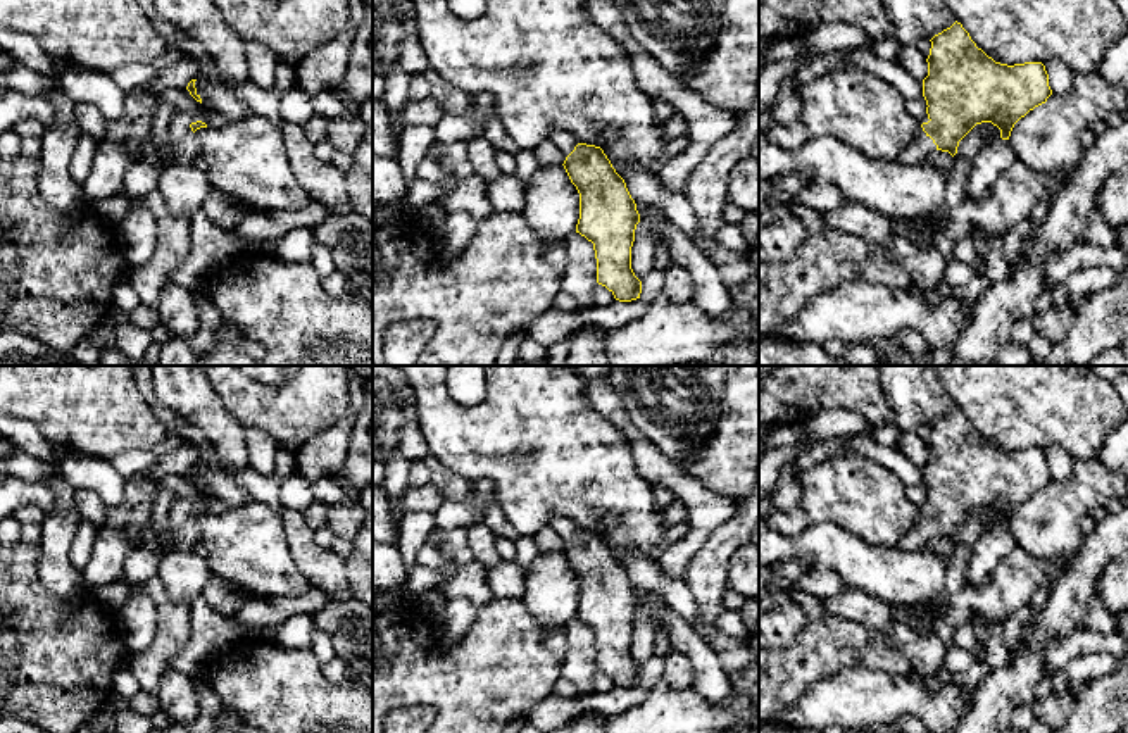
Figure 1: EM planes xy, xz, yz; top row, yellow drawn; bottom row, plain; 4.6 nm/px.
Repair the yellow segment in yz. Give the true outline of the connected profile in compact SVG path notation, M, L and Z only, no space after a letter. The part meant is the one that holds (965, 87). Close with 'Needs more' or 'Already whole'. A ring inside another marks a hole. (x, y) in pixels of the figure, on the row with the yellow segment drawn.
M957 21L930 41L928 76L923 79L923 97L928 107L918 121L919 136L899 157L902 164L923 164L935 150L949 152L954 157L959 141L981 122L992 122L1000 129L1000 138L1009 140L1014 124L1052 95L1049 74L1042 62L1014 66L995 62L976 47Z. Needs more

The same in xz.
M552 129L548 138L564 153L562 166L580 193L576 233L593 243L597 283L619 302L640 298L642 281L631 269L640 214L624 179L600 147L580 143L564 129Z. Needs more

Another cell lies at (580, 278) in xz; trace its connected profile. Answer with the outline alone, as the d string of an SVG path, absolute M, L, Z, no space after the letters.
M580 233L566 240L566 271L561 290L569 293L583 309L592 305L597 283L597 259L593 243Z

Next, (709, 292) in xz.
M667 217L654 221L657 247L666 247L673 264L688 271L693 279L692 302L711 316L723 316L733 307L733 298L724 286L718 267L693 245L688 235Z

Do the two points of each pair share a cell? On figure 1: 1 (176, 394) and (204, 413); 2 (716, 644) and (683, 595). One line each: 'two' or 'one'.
1: one
2: one

